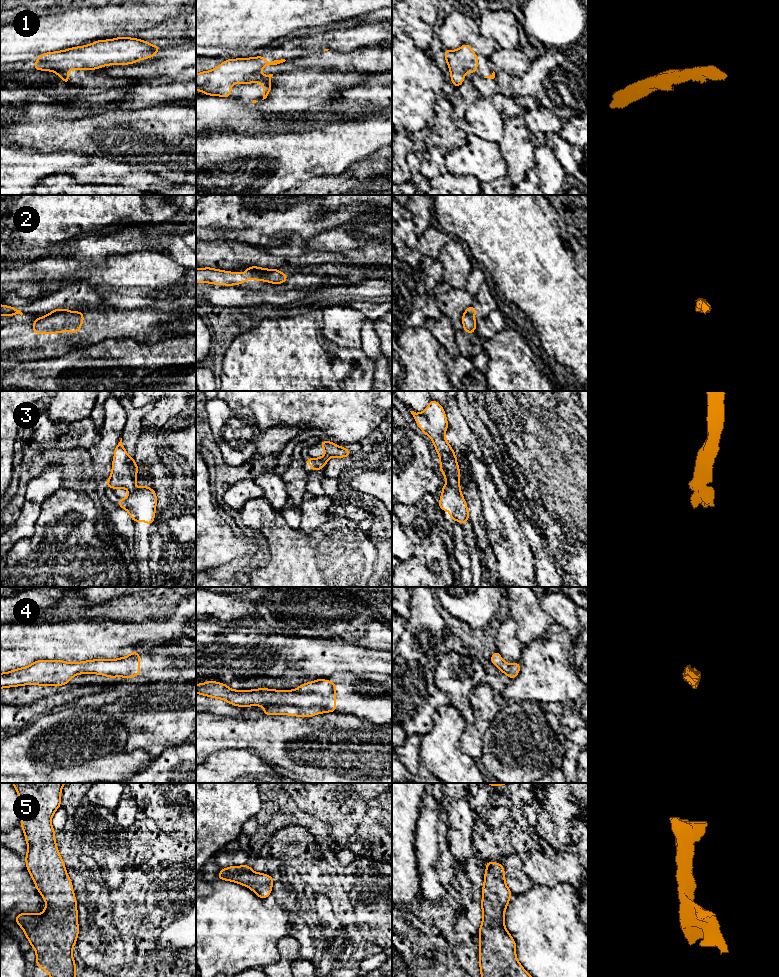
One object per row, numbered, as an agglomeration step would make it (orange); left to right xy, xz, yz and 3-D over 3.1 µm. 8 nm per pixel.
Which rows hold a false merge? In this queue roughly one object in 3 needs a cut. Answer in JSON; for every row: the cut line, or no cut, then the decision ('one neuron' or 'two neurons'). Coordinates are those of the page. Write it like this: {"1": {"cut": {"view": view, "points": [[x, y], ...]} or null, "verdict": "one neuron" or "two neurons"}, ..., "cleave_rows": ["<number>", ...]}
{"1": {"cut": null, "verdict": "one neuron"}, "2": {"cut": {"view": "xz", "points": [[247, 269], [262, 271], [264, 273], [263, 279]]}, "verdict": "two neurons"}, "3": {"cut": null, "verdict": "one neuron"}, "4": {"cut": null, "verdict": "one neuron"}, "5": {"cut": null, "verdict": "one neuron"}, "cleave_rows": ["2"]}

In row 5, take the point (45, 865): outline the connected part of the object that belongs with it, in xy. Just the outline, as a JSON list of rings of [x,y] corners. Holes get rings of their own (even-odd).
[[[66,783],[12,784],[24,804],[20,827],[24,831],[28,846],[26,867],[36,889],[47,903],[41,914],[18,913],[14,920],[23,929],[31,947],[36,951],[35,964],[46,970],[48,977],[75,977],[76,964],[72,949],[79,933],[77,901],[51,824],[53,814],[61,806],[61,790]]]

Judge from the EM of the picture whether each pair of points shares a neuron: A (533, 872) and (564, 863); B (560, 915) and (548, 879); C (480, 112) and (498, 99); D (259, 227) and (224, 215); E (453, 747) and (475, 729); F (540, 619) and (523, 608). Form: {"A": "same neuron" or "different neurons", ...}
{"A": "same neuron", "B": "different neurons", "C": "different neurons", "D": "same neuron", "E": "different neurons", "F": "same neuron"}

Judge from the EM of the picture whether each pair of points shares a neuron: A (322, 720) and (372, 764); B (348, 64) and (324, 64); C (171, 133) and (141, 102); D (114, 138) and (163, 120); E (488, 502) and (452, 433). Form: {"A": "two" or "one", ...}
{"A": "one", "B": "one", "C": "two", "D": "one", "E": "two"}

